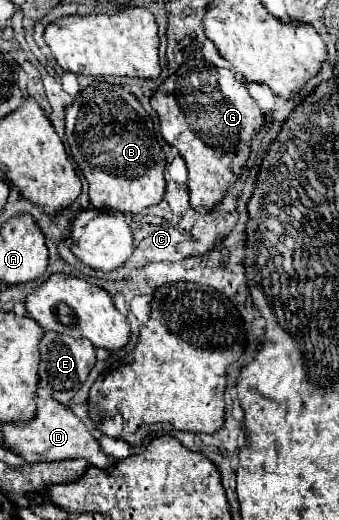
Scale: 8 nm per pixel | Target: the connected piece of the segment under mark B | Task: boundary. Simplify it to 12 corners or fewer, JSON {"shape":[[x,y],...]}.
{"shape":[[124,85],[66,107],[66,139],[96,209],[162,199],[166,157]]}

